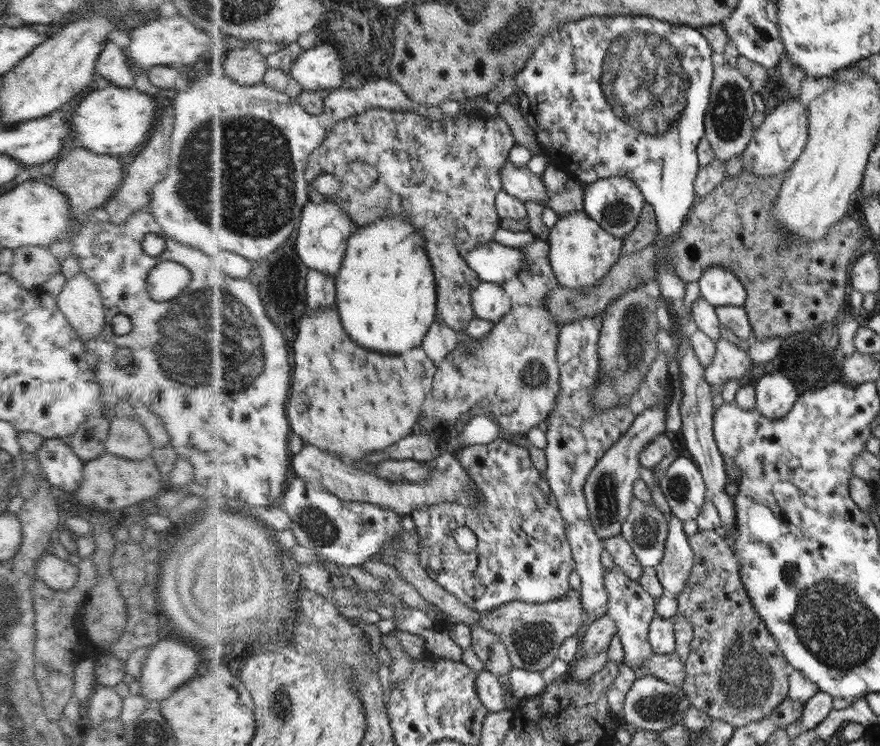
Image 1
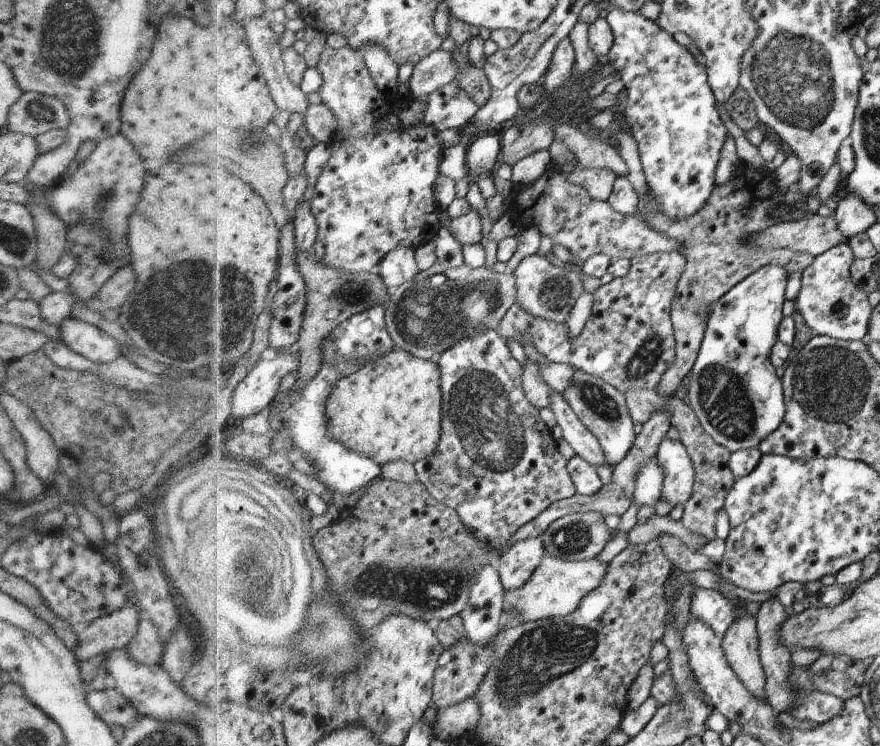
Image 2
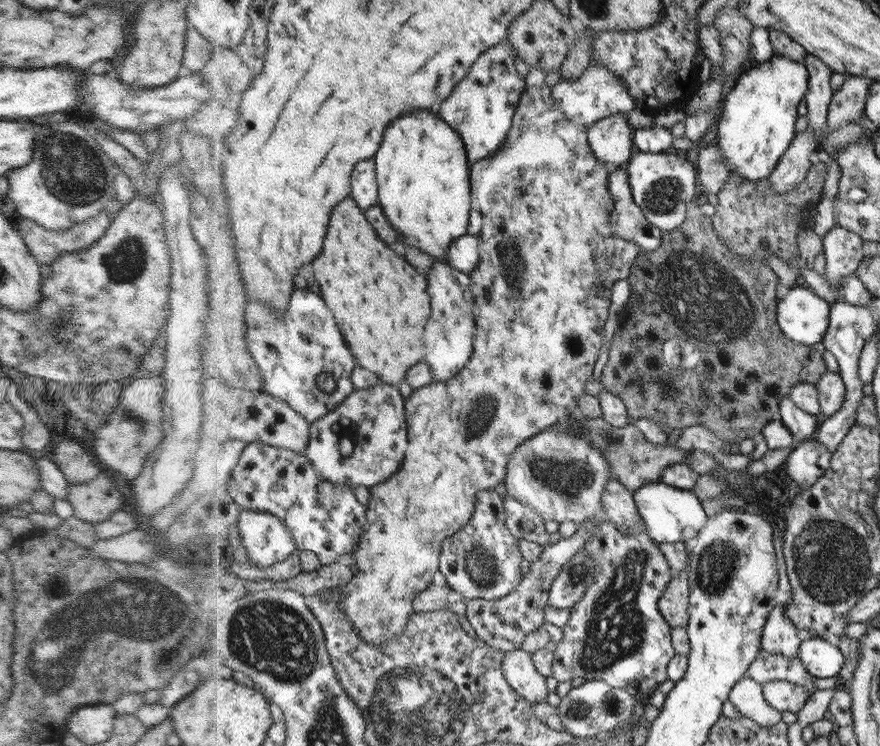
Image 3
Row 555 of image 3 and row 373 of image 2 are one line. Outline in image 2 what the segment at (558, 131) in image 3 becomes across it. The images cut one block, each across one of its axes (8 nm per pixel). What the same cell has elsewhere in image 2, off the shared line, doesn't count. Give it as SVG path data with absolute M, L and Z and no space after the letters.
M396 348L387 356L380 358L380 360L367 363L362 370L352 374L352 376L343 377L343 380L338 382L338 386L336 386L336 389L332 392L330 402L328 402L328 416L330 416L332 421L330 426L335 439L344 442L350 450L356 450L356 452L360 452L360 454L367 454L372 460L379 462L380 466L384 466L389 462L396 462L397 460L417 463L420 462L420 460L426 460L426 458L434 456L434 454L438 452L444 428L444 391L442 378L441 365L432 362L432 360L420 358L414 353L408 352L406 349Z

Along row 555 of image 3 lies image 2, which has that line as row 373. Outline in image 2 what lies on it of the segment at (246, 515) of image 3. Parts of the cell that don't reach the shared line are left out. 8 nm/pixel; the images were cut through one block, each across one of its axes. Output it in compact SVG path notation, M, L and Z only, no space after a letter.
M279 351L271 361L260 364L238 385L233 396L232 422L238 425L245 418L260 414L280 397L282 382L300 368L300 353Z

